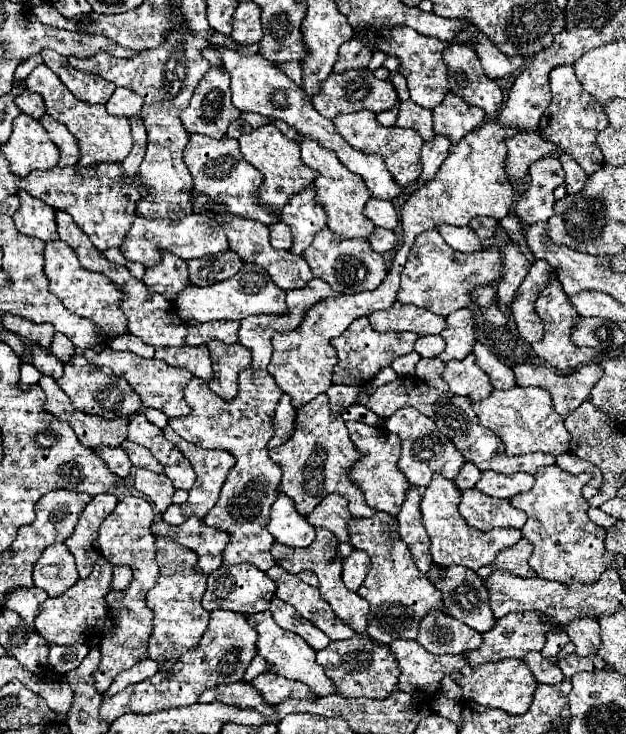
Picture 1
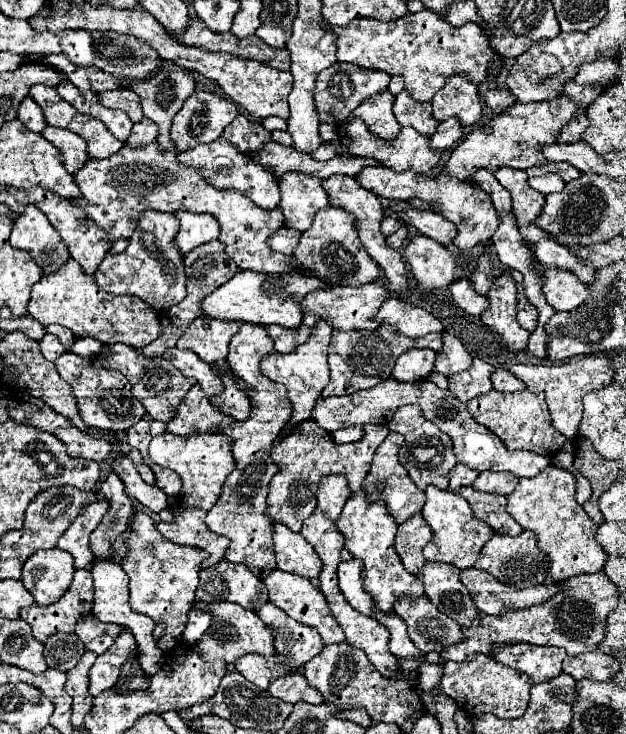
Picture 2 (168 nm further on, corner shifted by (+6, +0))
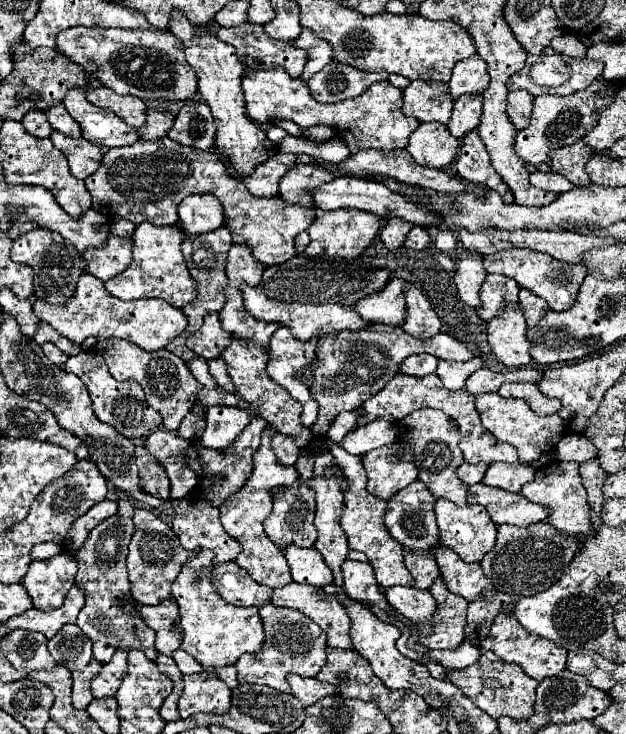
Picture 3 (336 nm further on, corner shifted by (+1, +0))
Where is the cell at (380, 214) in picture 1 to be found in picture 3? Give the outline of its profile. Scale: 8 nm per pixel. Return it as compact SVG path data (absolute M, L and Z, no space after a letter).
M398 216L390 218L390 220L386 222L386 226L380 230L380 238L382 238L384 246L386 246L388 250L400 248L400 246L404 244L406 234L410 232L412 226L414 226L414 224L408 222L408 220L404 220L404 218L398 218Z

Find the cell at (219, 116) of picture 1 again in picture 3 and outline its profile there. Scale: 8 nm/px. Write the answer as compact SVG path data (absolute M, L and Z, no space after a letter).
M186 102L176 114L174 126L168 132L168 138L184 146L198 150L208 150L214 146L214 118L206 102Z

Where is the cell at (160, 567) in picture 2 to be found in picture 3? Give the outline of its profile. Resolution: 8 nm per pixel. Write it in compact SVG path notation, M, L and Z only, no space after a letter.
M134 510L134 516L132 516L132 522L134 522L134 536L130 540L130 546L128 546L128 558L126 558L126 564L128 564L128 578L130 578L130 592L132 592L132 598L136 602L142 602L142 604L148 604L148 606L154 606L166 598L170 598L170 586L172 582L176 580L180 568L184 566L184 562L192 556L198 554L198 550L184 550L182 544L178 542L176 534L172 532L172 528L168 524L164 524L158 516L154 516L152 512L148 510Z

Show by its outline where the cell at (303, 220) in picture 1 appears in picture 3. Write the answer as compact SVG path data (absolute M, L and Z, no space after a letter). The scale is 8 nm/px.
M298 164L280 180L280 196L290 204L310 204L310 194L304 188L318 188L334 178L330 170L314 164Z

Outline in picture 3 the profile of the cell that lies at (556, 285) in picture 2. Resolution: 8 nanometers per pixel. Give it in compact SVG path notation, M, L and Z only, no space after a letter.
M516 248L484 256L484 268L490 274L502 274L502 276L508 276L508 278L516 280L520 288L526 288L532 294L544 298L552 310L570 308L574 304L574 300L576 300L578 284L586 276L586 268L582 268L582 264L566 264L566 262L554 260L552 256L546 256L542 252L516 250Z

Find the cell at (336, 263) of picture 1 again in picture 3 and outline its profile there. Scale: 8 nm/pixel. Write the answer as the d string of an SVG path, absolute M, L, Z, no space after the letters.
M340 208L340 210L316 210L316 218L308 228L310 244L306 254L310 258L334 258L334 260L352 260L362 254L362 250L374 240L380 230L380 218L372 212L362 212L358 208Z

